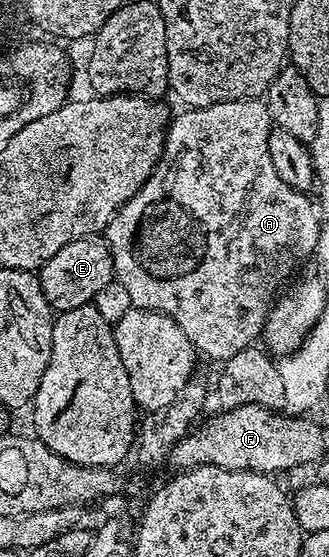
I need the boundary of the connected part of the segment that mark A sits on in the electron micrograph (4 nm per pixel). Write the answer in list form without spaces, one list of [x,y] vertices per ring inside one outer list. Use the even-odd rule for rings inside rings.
[[[260,99],[214,103],[201,109],[184,109],[177,117],[175,114],[166,126],[164,147],[152,174],[129,201],[108,218],[108,224],[102,233],[112,257],[115,280],[126,291],[133,306],[137,309],[149,309],[154,313],[164,313],[174,319],[174,323],[182,327],[186,339],[190,339],[193,350],[197,354],[205,353],[206,356],[213,357],[213,362],[216,363],[230,359],[230,355],[238,355],[238,351],[249,348],[255,342],[252,340],[261,336],[264,318],[267,317],[274,298],[281,292],[280,284],[295,271],[296,264],[304,253],[304,225],[300,222],[300,213],[296,210],[295,203],[292,202],[294,191],[282,183],[282,179],[278,179],[268,158],[269,132],[268,111]]]

